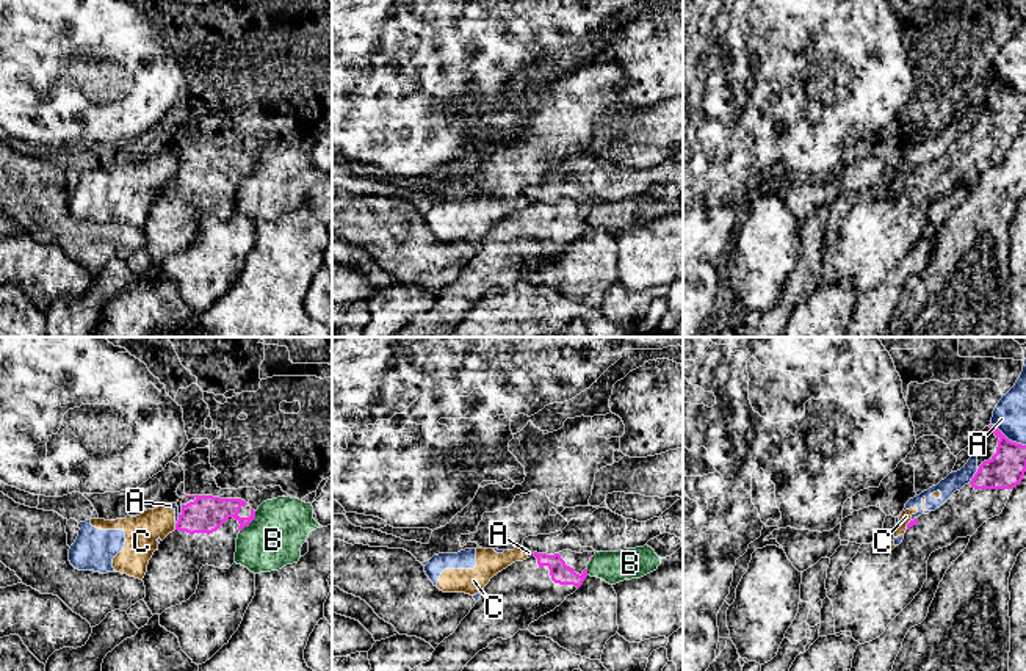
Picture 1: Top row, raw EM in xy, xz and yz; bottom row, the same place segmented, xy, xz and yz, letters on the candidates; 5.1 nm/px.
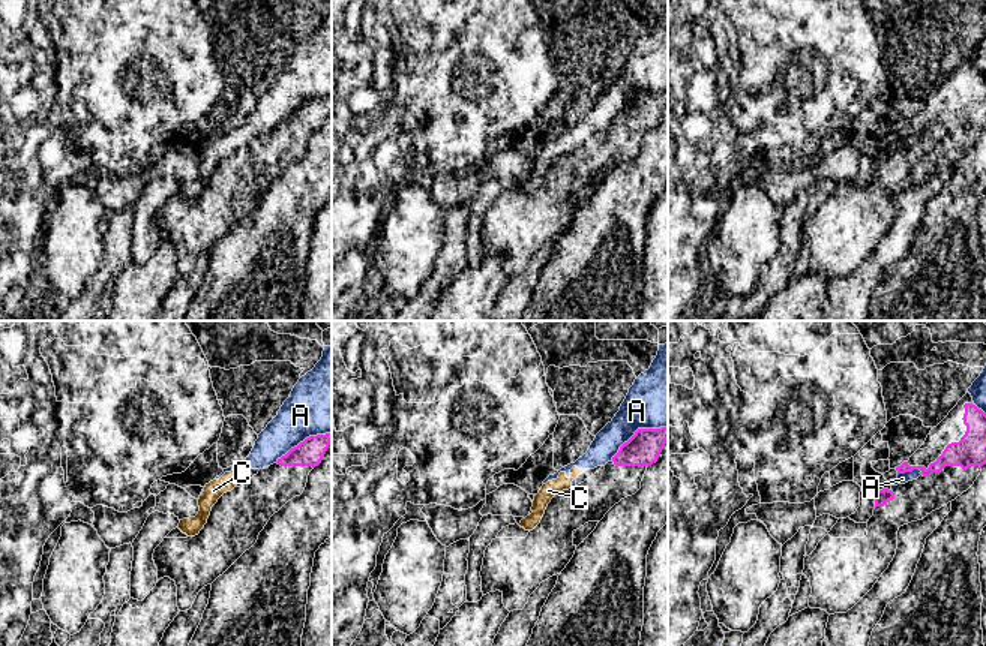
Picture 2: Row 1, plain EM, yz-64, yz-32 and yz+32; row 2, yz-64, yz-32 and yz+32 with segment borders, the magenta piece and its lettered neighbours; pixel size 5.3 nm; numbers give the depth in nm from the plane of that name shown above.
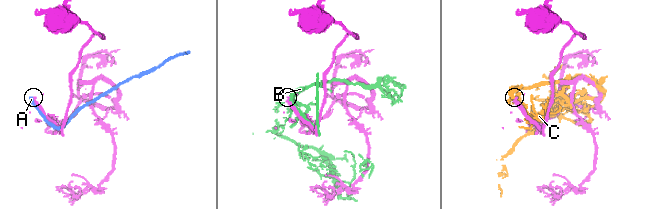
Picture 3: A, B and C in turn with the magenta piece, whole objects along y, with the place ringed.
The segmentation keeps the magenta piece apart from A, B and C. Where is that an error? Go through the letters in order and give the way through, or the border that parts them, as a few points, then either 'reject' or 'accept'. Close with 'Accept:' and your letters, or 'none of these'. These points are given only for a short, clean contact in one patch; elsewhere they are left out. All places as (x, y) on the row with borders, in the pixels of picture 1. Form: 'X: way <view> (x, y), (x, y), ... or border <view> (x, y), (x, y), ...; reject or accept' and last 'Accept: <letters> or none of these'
A: reject
B: reject
C: border xy (176, 524), (173, 530); reject
Accept: none of these

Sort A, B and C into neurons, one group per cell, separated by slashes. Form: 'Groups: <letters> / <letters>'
Groups: A C / B

